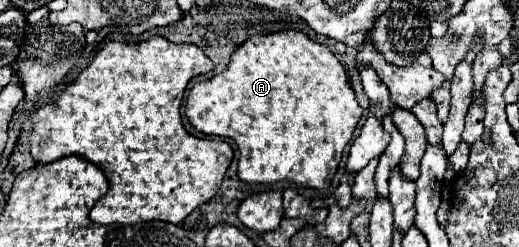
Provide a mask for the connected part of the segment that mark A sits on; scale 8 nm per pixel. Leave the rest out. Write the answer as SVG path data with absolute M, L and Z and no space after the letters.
M279 31L249 37L231 55L231 63L223 73L195 83L187 97L185 113L197 131L235 139L241 153L237 169L241 181L277 183L289 179L297 185L325 191L363 109L357 103L345 67L325 45L311 41L301 31Z

